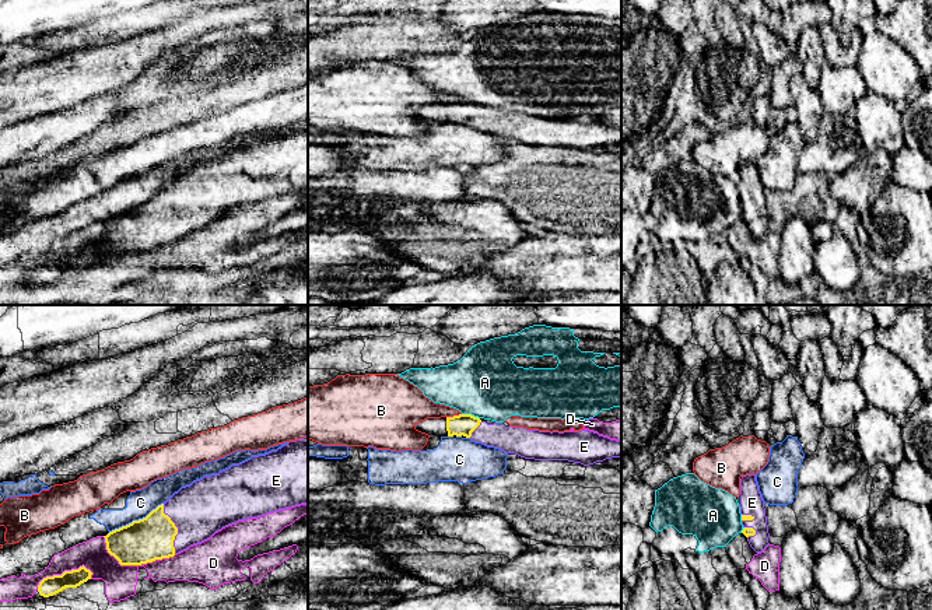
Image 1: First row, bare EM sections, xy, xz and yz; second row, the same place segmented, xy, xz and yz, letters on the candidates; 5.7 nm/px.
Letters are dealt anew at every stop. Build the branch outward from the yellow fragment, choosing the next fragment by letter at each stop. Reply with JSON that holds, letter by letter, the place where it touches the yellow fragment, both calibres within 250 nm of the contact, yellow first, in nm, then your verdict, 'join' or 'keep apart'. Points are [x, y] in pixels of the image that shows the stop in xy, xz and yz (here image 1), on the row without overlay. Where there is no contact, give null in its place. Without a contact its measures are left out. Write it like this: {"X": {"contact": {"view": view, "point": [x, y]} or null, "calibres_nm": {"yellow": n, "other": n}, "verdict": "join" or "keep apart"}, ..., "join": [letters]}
{"A": {"contact": {"view": "xz", "point": [470, 101]}, "calibres_nm": {"yellow": 130, "other": 400}, "verdict": "keep apart"}, "B": {"contact": {"view": "xz", "point": [454, 102]}, "calibres_nm": {"yellow": 130, "other": 190}, "verdict": "keep apart"}, "C": {"contact": {"view": "xy", "point": [136, 207]}, "calibres_nm": {"yellow": 260, "other": 160}, "verdict": "keep apart"}, "D": {"contact": {"view": "xy", "point": [135, 251]}, "calibres_nm": {"yellow": 260, "other": 180}, "verdict": "keep apart"}, "E": {"contact": {"view": "xy", "point": [177, 216]}, "calibres_nm": {"yellow": 260, "other": 320}, "verdict": "join"}, "join": ["E"]}

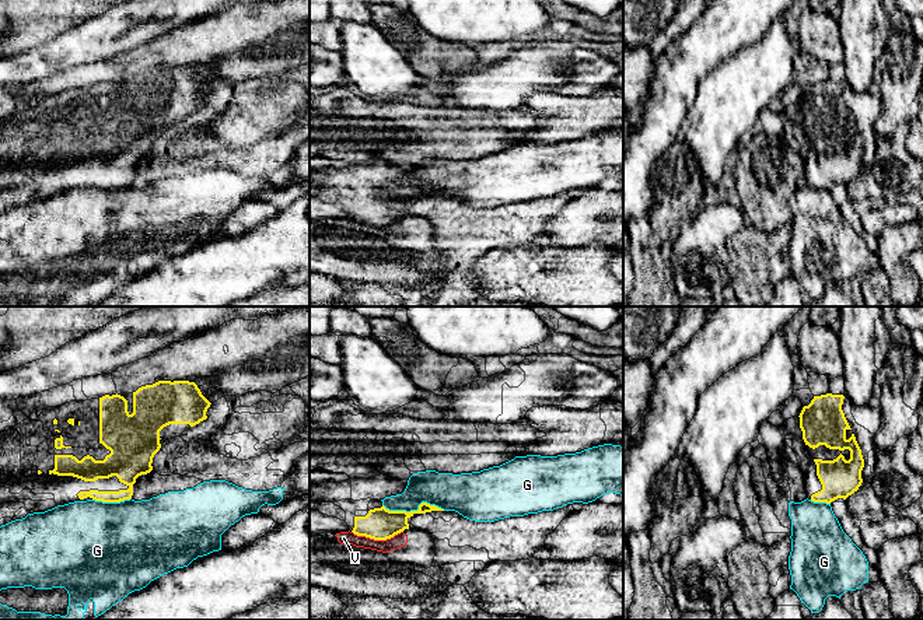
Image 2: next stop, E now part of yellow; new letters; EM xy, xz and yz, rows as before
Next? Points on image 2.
{"G": {"contact": {"view": "xz", "point": [415, 198]}, "calibres_nm": {"yellow": 190, "other": 220}, "verdict": "keep apart"}, "V": {"contact": {"view": "xz", "point": [377, 226]}, "calibres_nm": {"yellow": 190, "other": 80}, "verdict": "keep apart"}, "join": []}

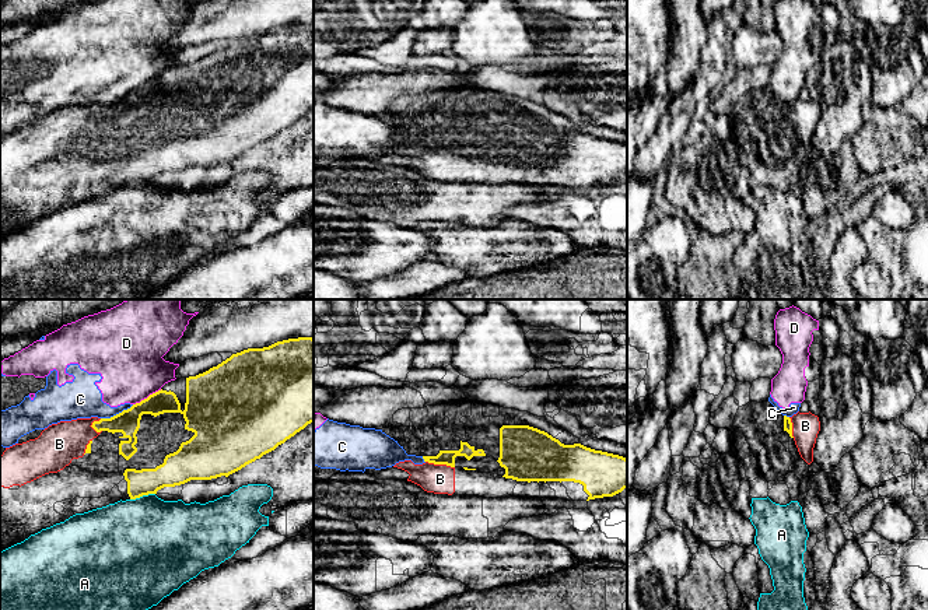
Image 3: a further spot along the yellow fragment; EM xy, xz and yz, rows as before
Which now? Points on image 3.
{"A": {"contact": {"view": "xy", "point": [142, 182]}, "calibres_nm": {"yellow": 170, "other": 480}, "verdict": "keep apart"}, "B": {"contact": {"view": "xz", "point": [440, 150]}, "calibres_nm": {"yellow": 80, "other": 180}, "verdict": "join"}, "C": {"contact": {"view": "xy", "point": [116, 101]}, "calibres_nm": {"yellow": 140, "other": 220}, "verdict": "keep apart"}, "D": {"contact": {"view": "xy", "point": [149, 83]}, "calibres_nm": {"yellow": 140, "other": 380}, "verdict": "keep apart"}, "join": ["B"]}

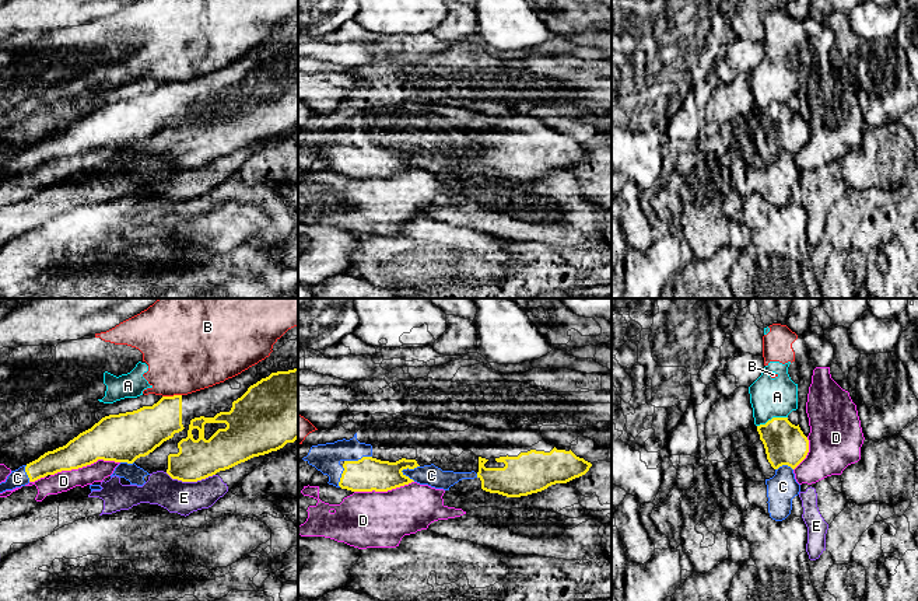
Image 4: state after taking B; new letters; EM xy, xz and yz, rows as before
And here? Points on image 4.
{"A": {"contact": {"view": "yz", "point": [773, 104]}, "calibres_nm": {"yellow": 240, "other": 220}, "verdict": "keep apart"}, "B": {"contact": {"view": "xy", "point": [171, 83]}, "calibres_nm": {"yellow": 240, "other": 420}, "verdict": "keep apart"}, "C": {"contact": {"view": "xz", "point": [409, 154]}, "calibres_nm": {"yellow": 200, "other": 120}, "verdict": "join"}, "D": {"contact": {"view": "xy", "point": [84, 152]}, "calibres_nm": {"yellow": 280, "other": 120}, "verdict": "keep apart"}, "E": {"contact": {"view": "xy", "point": [191, 167]}, "calibres_nm": {"yellow": 220, "other": 190}, "verdict": "keep apart"}, "join": ["C"]}

